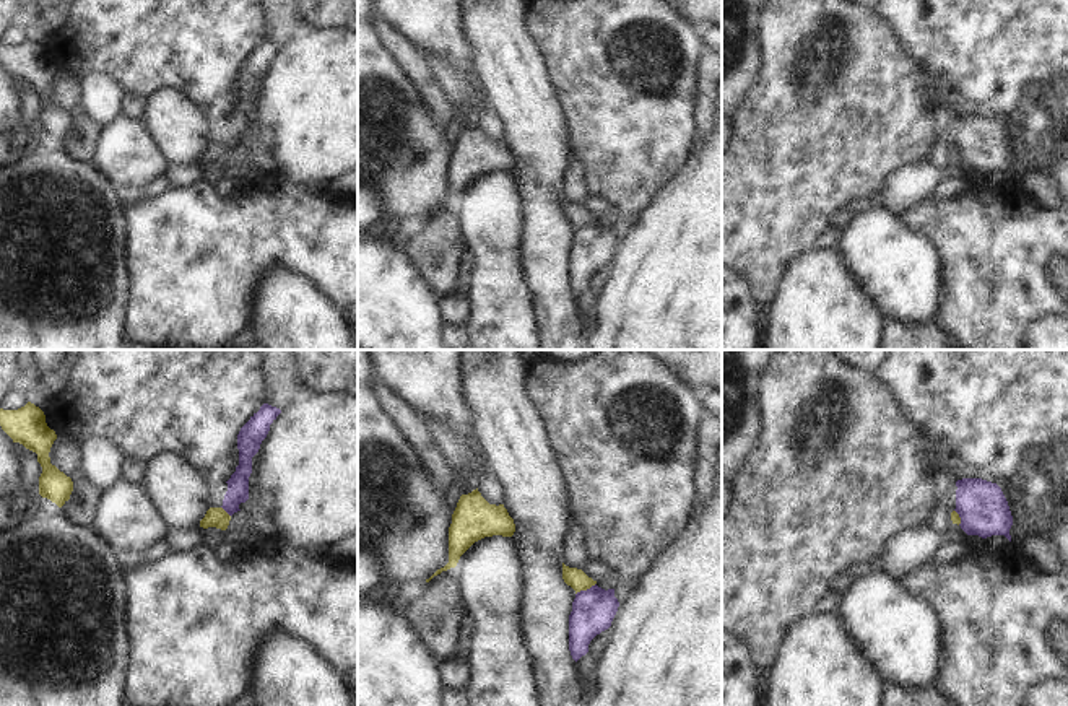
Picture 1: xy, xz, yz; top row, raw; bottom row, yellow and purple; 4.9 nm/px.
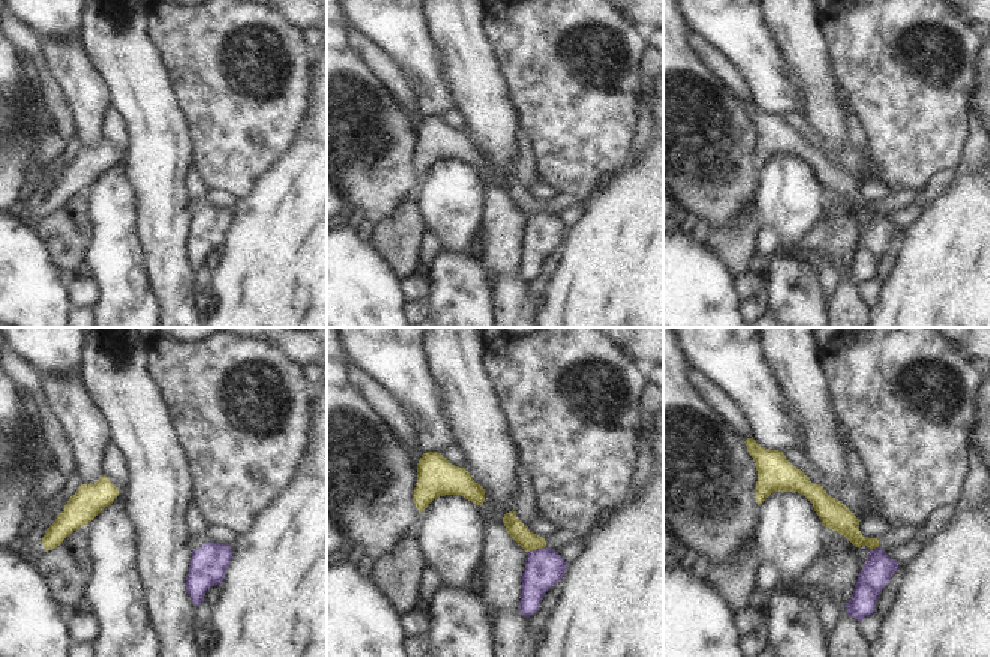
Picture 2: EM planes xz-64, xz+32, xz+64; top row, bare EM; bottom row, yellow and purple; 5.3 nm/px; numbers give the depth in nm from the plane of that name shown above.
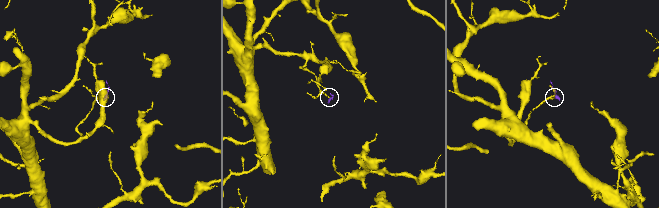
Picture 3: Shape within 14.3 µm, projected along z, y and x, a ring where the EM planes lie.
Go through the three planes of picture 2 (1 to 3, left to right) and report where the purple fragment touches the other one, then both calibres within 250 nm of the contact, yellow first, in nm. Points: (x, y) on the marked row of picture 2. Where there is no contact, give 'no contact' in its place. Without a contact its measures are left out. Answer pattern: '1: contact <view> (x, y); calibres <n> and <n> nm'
1: no contact
2: contact xz+32 (536, 548); calibres 100 and 200 nm
3: contact xz+64 (875, 548); calibres 140 and 160 nm

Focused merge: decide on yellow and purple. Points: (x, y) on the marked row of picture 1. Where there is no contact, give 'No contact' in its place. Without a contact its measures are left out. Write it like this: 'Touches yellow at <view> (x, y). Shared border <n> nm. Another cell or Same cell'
Touches yellow at xz (586, 589). Shared border 120 nm. Another cell

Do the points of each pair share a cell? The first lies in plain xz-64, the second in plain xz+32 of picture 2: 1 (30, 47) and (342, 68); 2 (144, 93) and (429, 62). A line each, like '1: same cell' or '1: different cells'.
1: different cells
2: different cells

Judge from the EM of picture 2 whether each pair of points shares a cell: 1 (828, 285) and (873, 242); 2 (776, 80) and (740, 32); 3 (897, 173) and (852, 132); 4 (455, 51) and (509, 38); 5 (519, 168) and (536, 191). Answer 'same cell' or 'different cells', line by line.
1: same cell
2: same cell
3: different cells
4: different cells
5: different cells

